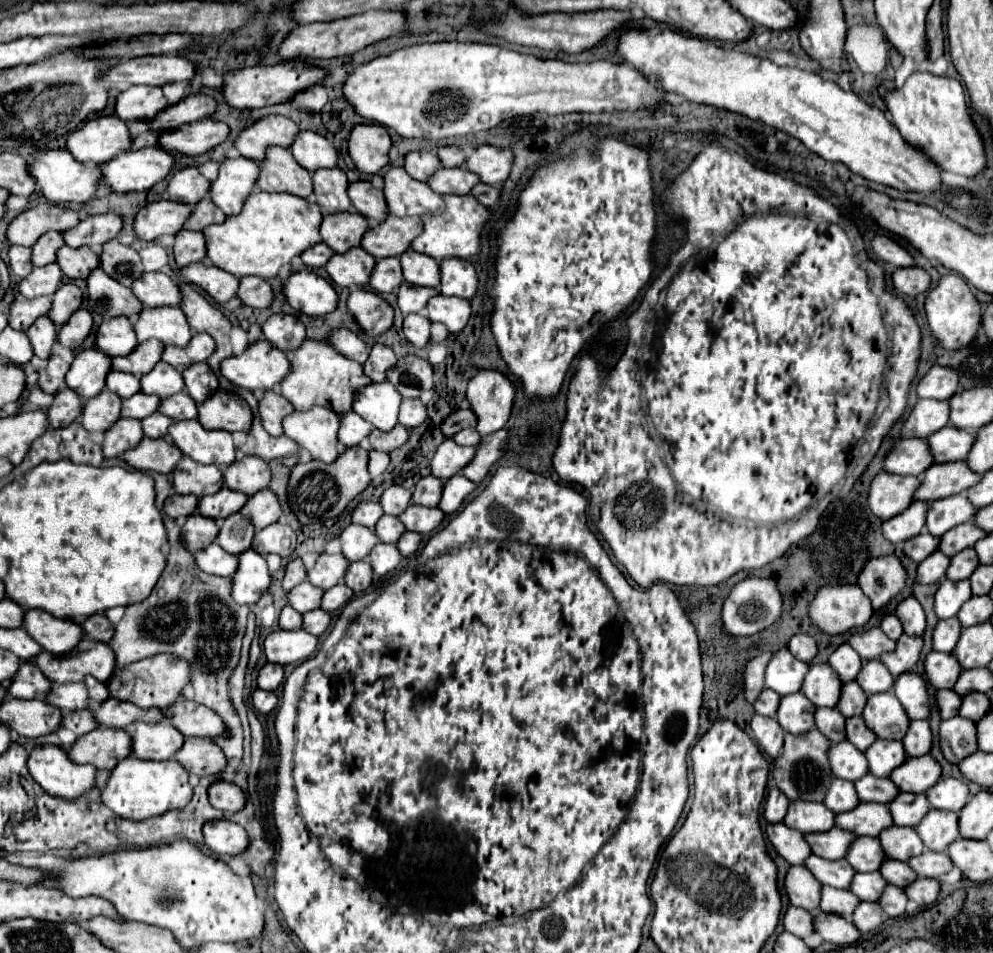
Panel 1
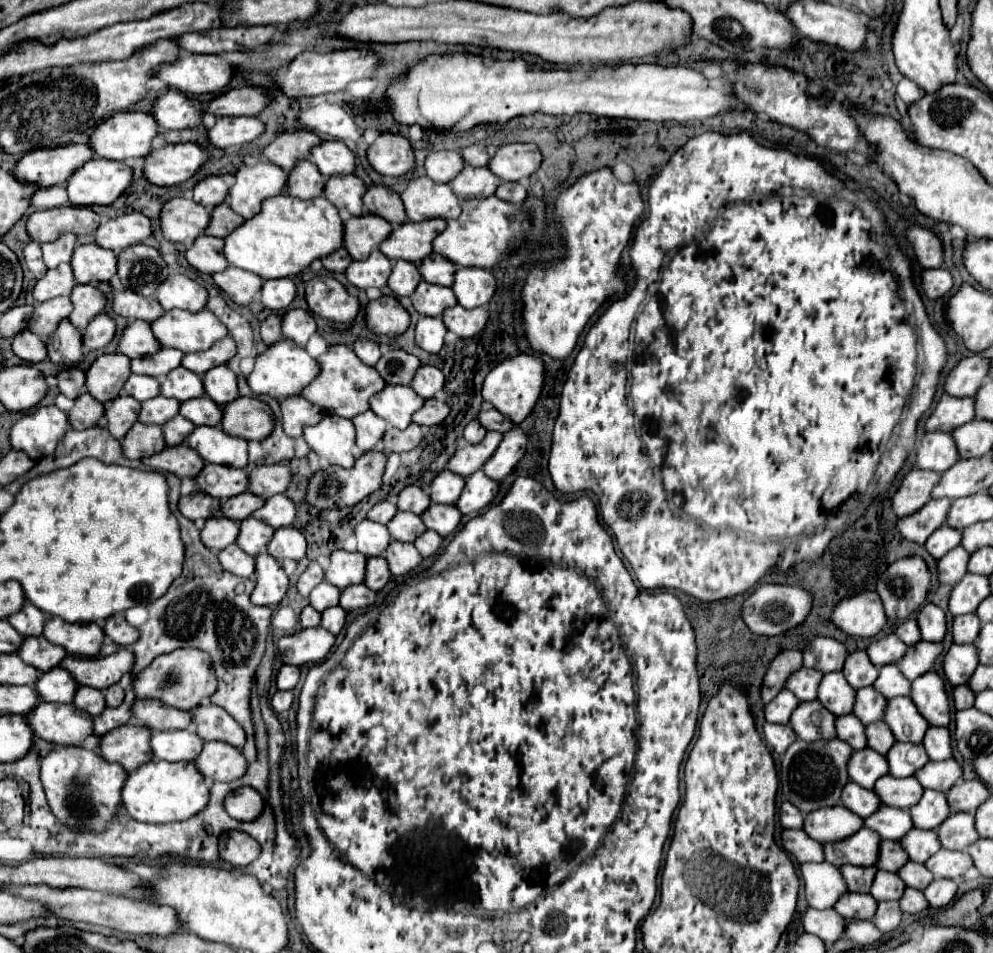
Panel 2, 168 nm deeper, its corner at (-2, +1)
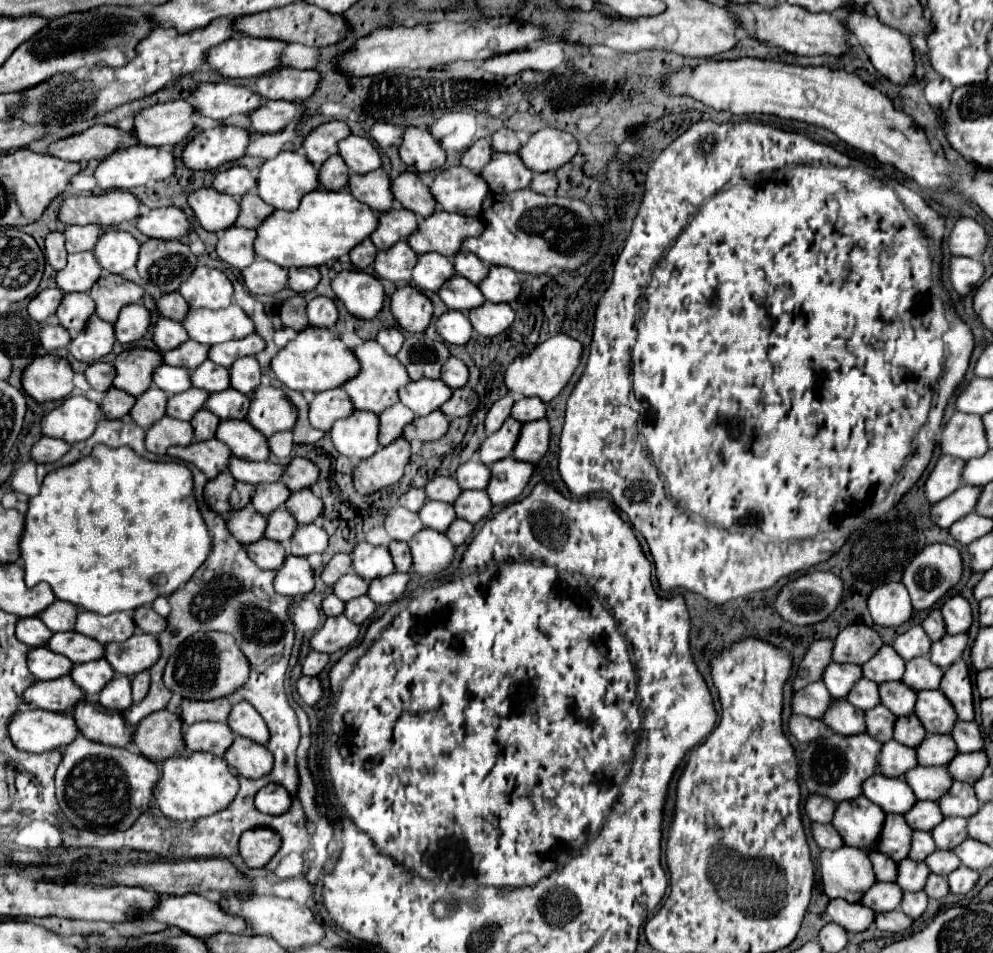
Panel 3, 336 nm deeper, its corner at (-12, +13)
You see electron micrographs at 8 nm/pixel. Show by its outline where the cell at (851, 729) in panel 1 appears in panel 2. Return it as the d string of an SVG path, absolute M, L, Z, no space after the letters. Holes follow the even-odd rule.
M878 720L878 724L868 724L866 726L866 744L868 748L876 750L878 754L886 754L890 750L890 746L894 744L894 736L890 732L890 728L886 724L882 724L882 720Z

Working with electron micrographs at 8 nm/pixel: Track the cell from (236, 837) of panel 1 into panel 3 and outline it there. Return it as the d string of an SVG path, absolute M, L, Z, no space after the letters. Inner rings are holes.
M268 828L248 830L240 838L240 856L248 868L264 868L280 848L280 836Z

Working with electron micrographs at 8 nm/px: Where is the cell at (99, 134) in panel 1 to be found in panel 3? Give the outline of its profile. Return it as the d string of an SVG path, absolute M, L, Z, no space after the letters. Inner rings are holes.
M188 100L154 104L136 114L136 138L146 146L176 146L194 130L194 114L196 108Z

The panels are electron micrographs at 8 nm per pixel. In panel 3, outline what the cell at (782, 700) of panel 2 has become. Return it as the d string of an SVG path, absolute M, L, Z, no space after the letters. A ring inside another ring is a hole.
M822 682L808 684L804 690L798 690L792 698L792 710L796 714L804 714L808 718L822 720L826 710L832 706L834 698Z

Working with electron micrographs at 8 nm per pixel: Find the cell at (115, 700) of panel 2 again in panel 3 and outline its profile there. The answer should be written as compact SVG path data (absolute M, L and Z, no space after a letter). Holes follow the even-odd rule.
M146 670L146 672L136 674L136 678L132 680L132 696L134 696L134 704L142 702L142 700L146 698L148 690L150 690L150 672Z

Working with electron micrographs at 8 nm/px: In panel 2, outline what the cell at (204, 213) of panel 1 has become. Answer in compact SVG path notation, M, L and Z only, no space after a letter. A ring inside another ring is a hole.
M224 202L224 204L218 204L218 206L212 210L212 214L210 214L210 224L206 226L206 234L224 238L224 236L228 236L234 228L238 228L242 222L244 222L244 218L238 216L236 212L232 212L232 208Z

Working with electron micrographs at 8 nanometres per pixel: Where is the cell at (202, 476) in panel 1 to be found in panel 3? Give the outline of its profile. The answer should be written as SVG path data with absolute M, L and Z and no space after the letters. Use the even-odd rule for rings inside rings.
M232 456L228 472L238 482L260 484L260 482L278 482L280 476L284 474L284 466L276 462L248 462L248 460L240 460Z

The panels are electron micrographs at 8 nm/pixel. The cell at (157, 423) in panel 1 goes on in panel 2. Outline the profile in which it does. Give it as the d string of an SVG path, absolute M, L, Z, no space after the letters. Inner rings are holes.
M180 414L174 416L174 418L170 418L166 424L162 424L162 432L164 432L166 446L182 444L192 430L194 430L194 424L190 424L190 420L186 420Z

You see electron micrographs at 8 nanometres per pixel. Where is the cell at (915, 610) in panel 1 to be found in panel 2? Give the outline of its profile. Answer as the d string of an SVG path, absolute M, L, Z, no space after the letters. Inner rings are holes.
M924 604L918 610L918 628L922 632L922 640L930 640L930 642L940 642L946 634L946 616L944 612L934 606L934 604Z

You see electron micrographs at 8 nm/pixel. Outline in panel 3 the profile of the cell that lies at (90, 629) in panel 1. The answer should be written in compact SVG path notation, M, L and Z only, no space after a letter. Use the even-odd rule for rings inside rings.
M144 606L144 608L138 608L134 612L134 620L136 620L136 626L146 632L146 634L160 634L164 628L166 628L166 618L162 618L160 614L156 614L152 610L152 606Z

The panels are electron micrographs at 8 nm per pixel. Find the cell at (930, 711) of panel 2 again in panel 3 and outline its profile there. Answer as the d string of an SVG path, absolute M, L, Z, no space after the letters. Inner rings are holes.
M958 660L946 670L940 690L952 700L960 720L974 720L972 680L970 680L970 666L966 660Z

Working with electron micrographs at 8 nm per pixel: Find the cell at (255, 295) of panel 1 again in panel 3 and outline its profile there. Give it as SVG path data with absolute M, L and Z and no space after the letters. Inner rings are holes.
M292 268L288 276L288 288L292 288L298 294L310 292L320 282L318 268Z

